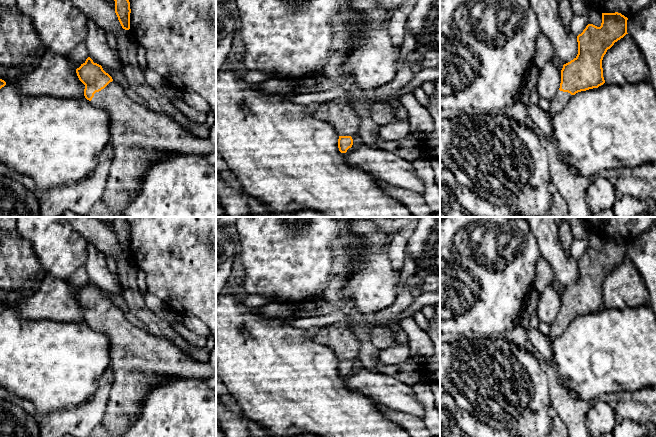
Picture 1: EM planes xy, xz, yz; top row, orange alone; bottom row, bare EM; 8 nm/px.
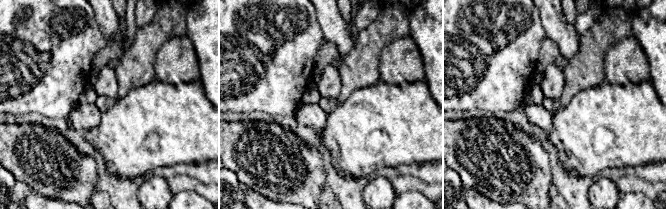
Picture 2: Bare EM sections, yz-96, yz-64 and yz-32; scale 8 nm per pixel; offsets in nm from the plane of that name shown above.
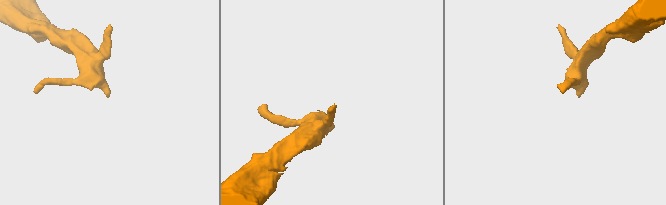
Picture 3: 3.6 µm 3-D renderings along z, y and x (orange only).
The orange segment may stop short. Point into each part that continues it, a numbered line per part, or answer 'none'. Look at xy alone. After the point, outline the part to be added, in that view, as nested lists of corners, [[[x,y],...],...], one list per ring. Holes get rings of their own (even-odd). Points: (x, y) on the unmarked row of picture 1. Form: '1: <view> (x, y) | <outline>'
1: xy (140, 361) | [[[114,304],[94,318],[90,325],[106,334],[110,342],[110,367],[114,381],[101,424],[112,437],[122,437],[140,414],[146,395],[163,381],[180,379],[208,380],[216,377],[216,368],[209,362],[197,361],[174,343],[134,326]]]

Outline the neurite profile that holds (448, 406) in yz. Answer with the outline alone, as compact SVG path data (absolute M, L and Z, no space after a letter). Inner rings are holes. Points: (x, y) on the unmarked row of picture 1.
M445 392L440 397L440 437L449 435L450 426L453 423L457 408L456 402L450 394Z

